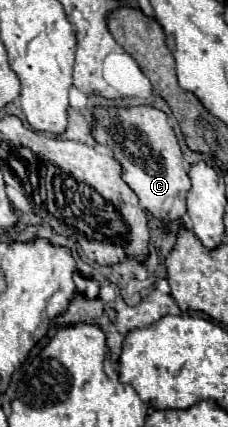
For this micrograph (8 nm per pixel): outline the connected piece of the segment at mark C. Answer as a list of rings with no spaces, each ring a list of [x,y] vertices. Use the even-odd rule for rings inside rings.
[[[136,106],[128,110],[102,110],[94,120],[94,138],[106,146],[124,168],[124,182],[140,198],[140,206],[154,218],[162,220],[164,230],[168,224],[180,220],[186,212],[186,194],[190,178],[176,140],[164,112],[150,106]]]

